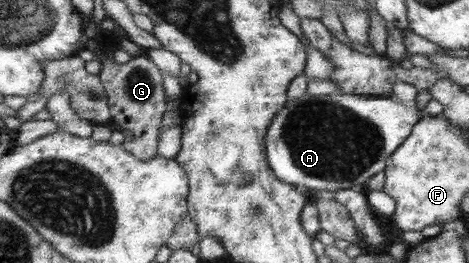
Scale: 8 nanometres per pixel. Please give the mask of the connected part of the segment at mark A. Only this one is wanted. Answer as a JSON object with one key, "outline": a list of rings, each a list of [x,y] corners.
{"outline":[[[342,93],[287,99],[264,137],[268,166],[280,182],[310,193],[364,189],[372,175],[385,168],[391,153],[410,136],[423,107],[406,106],[394,97]]]}

